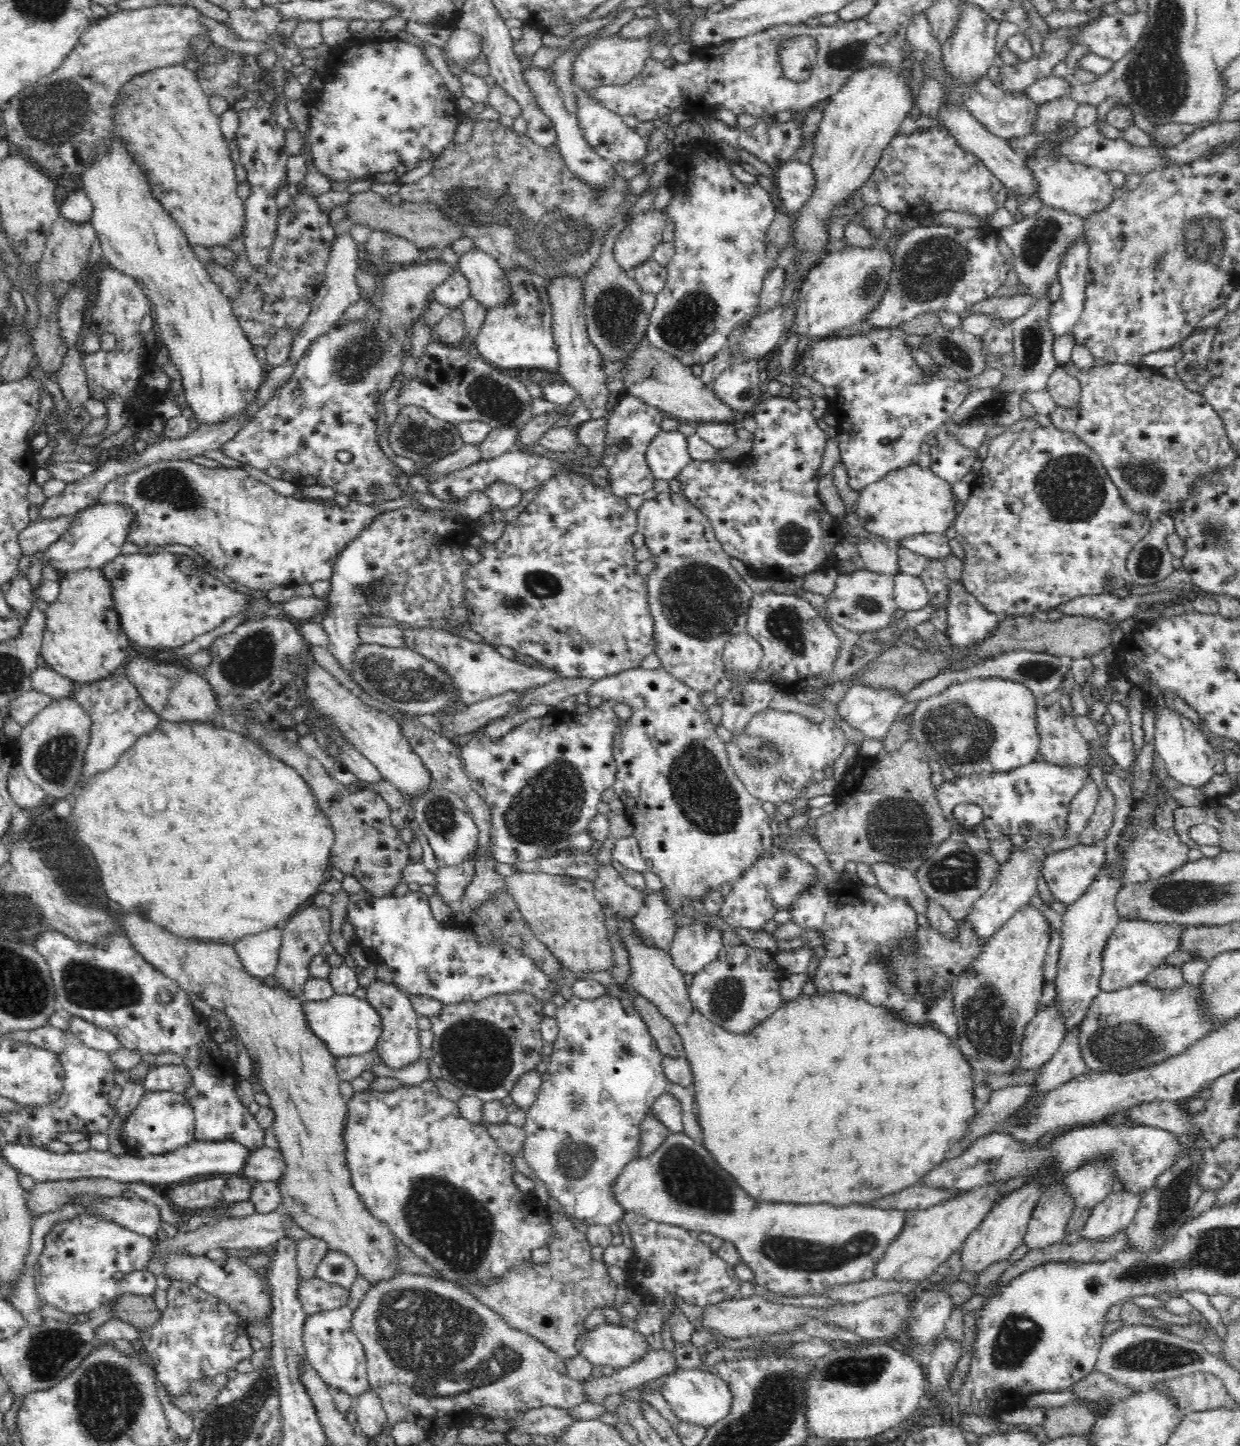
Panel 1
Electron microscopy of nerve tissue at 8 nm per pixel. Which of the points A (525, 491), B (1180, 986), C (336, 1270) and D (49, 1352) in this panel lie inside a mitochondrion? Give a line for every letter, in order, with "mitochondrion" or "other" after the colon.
A: other
B: other
C: other
D: mitochondrion

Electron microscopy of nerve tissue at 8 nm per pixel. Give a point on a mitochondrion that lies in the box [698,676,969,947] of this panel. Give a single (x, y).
(899, 829)

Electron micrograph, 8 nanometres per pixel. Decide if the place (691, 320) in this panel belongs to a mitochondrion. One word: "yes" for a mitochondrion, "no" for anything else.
yes

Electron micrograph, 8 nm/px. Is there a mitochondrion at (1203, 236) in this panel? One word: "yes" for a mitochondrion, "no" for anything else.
yes

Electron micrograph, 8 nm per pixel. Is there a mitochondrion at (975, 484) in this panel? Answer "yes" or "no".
no

